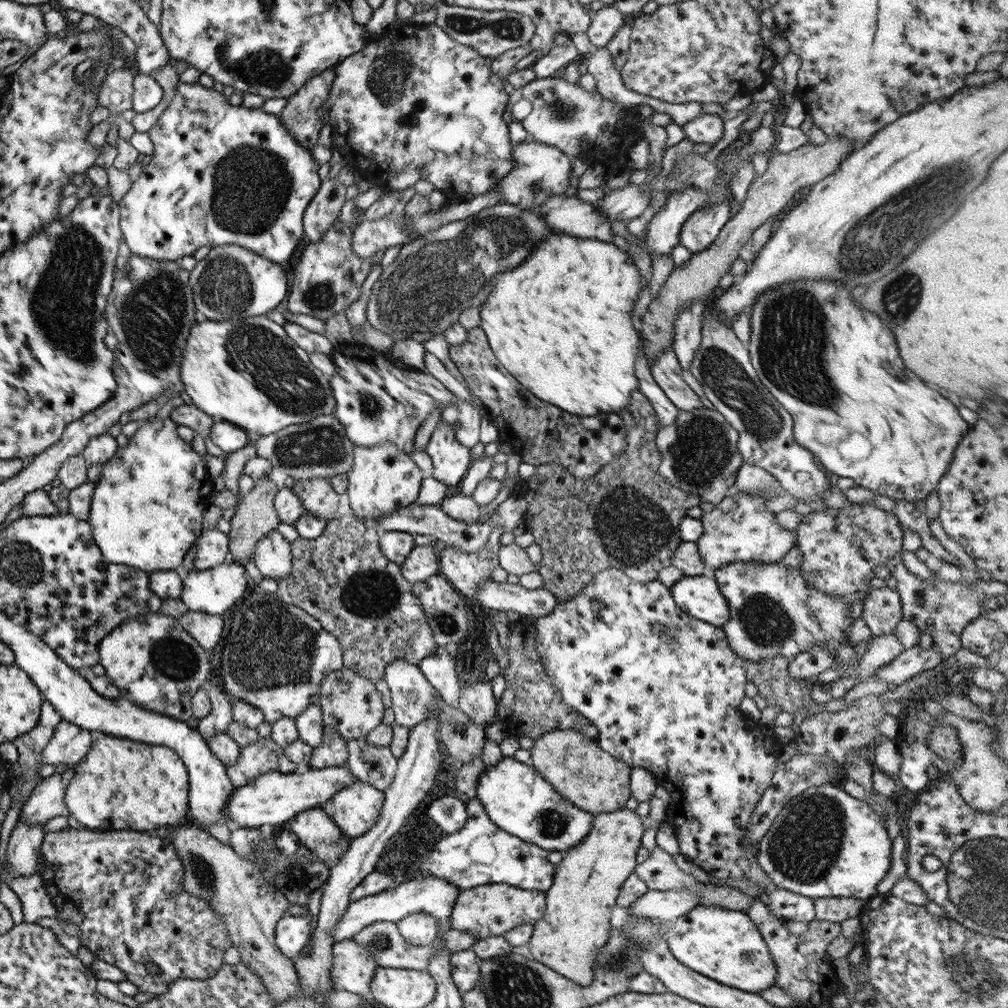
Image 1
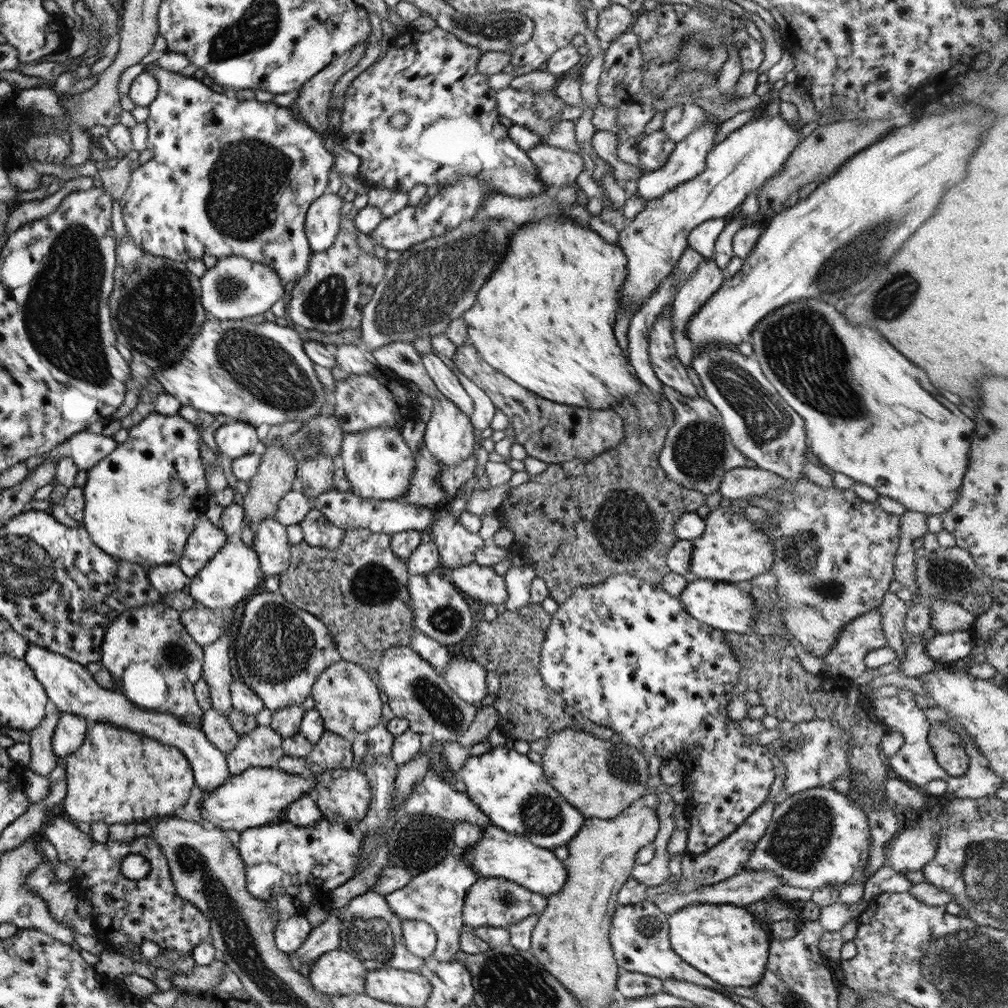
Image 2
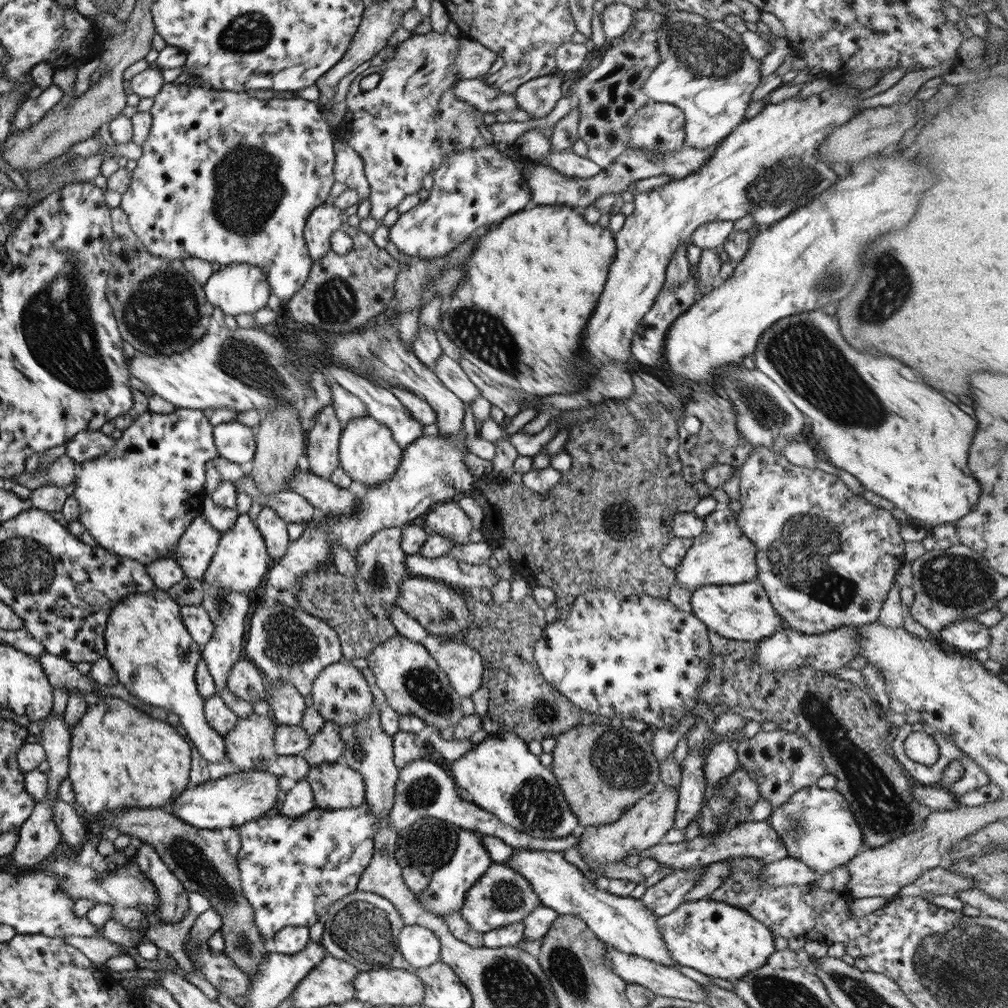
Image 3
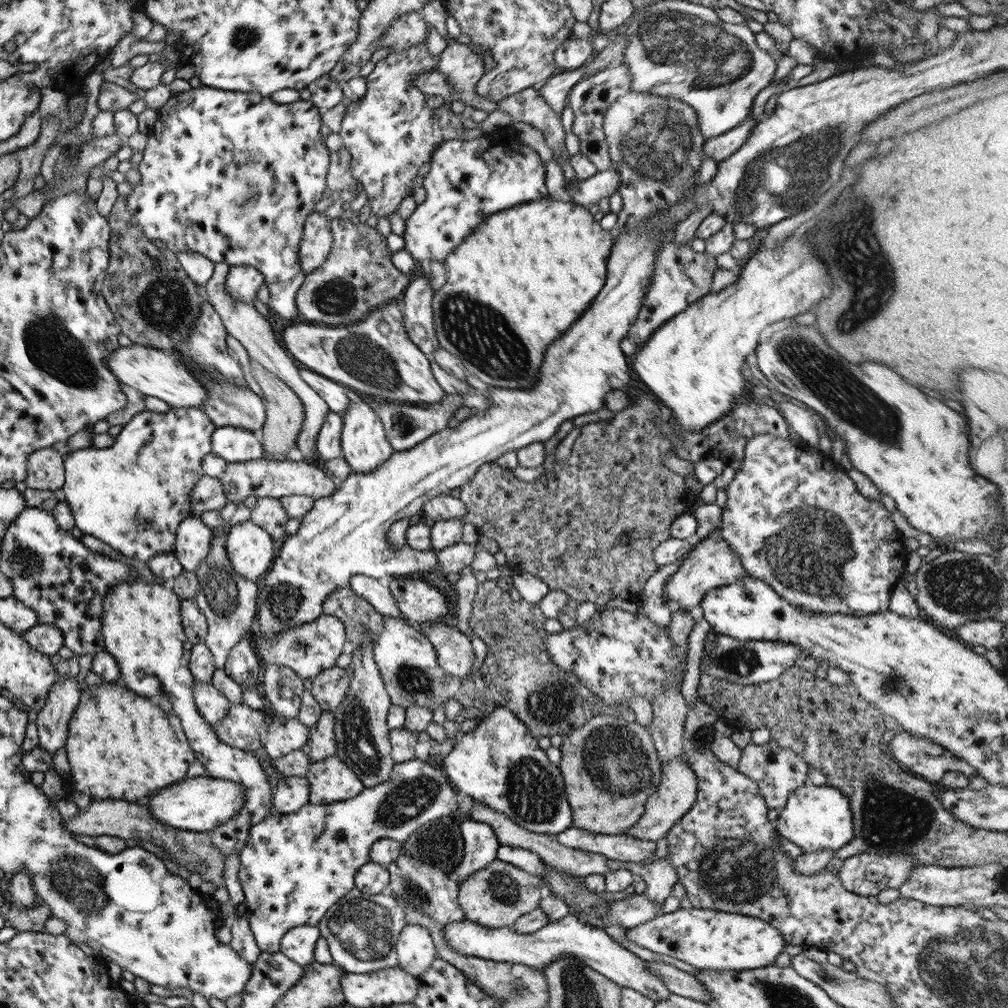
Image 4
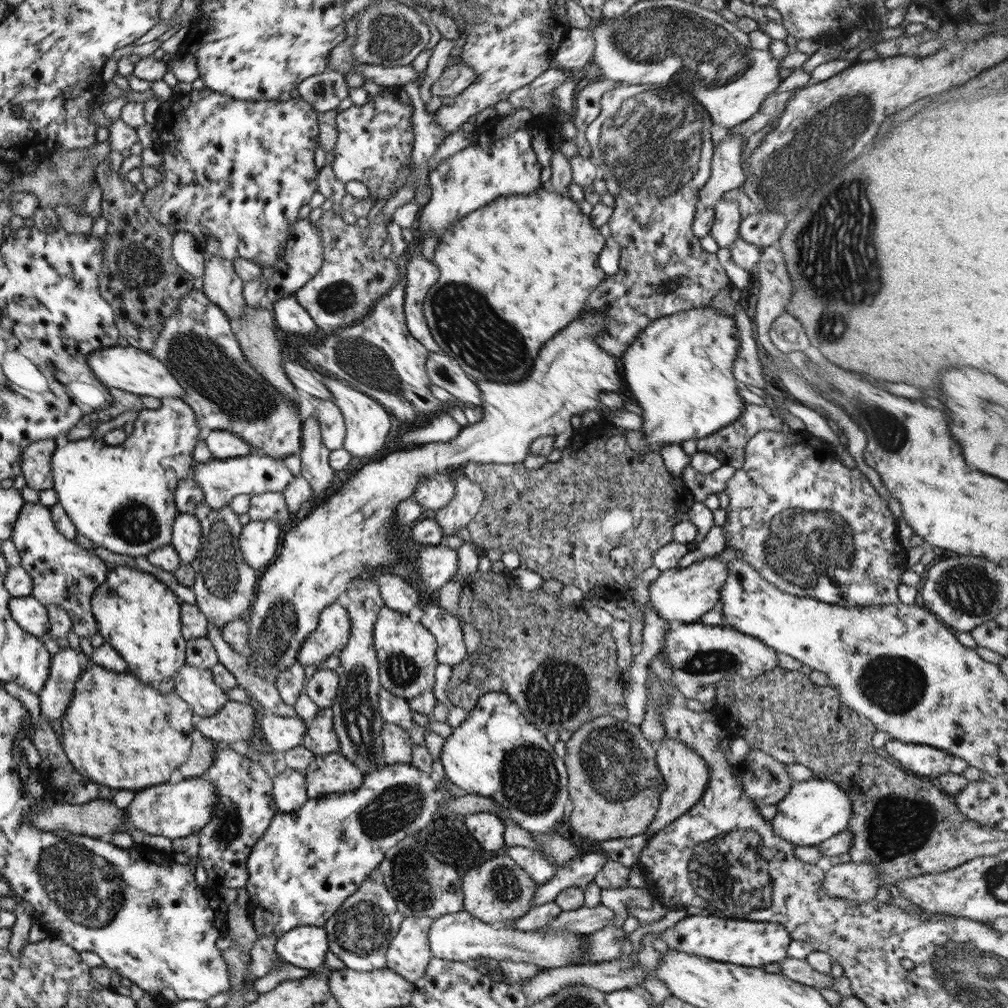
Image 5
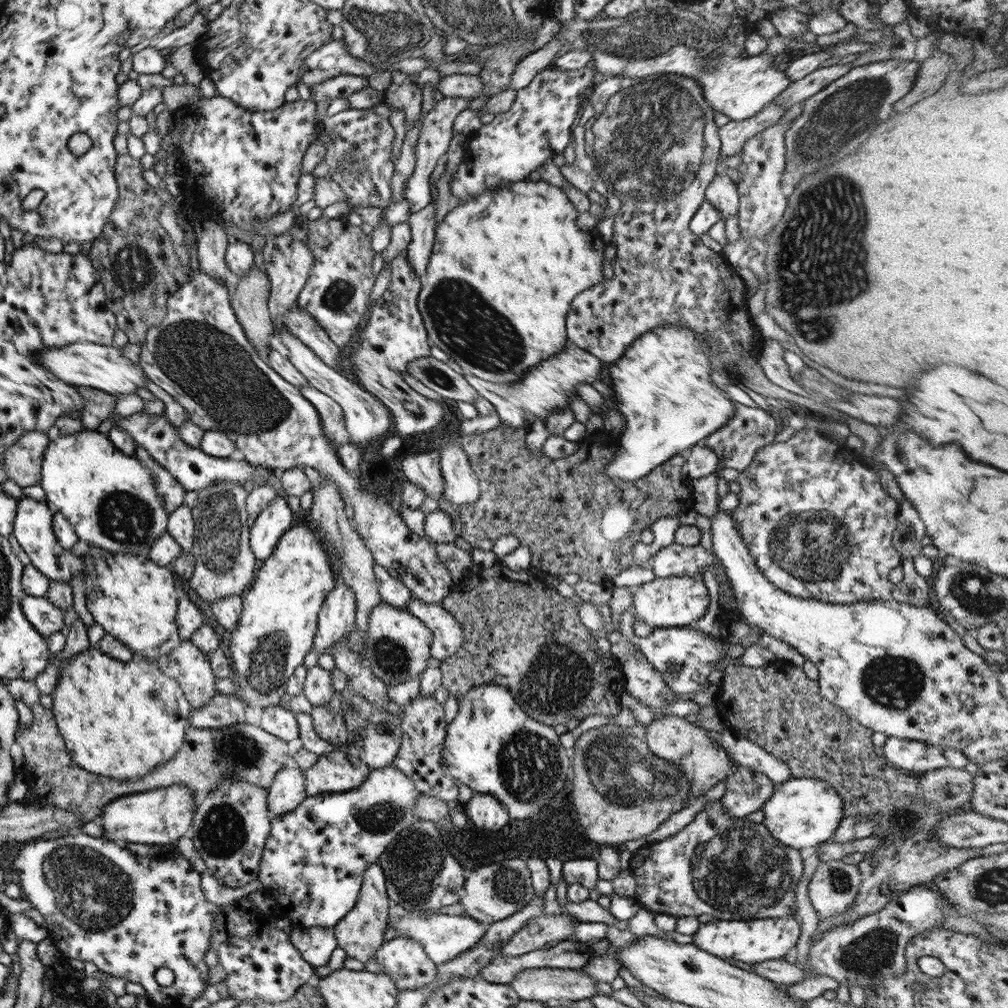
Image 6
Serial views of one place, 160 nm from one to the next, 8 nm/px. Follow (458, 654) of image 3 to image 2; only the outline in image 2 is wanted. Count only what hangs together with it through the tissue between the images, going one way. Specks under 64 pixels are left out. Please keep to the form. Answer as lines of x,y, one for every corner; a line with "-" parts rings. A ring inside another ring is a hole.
461,657
453,659
447,663
446,669
441,674
443,680
449,685
449,688
467,704
479,708
479,703
485,695
486,670
479,663

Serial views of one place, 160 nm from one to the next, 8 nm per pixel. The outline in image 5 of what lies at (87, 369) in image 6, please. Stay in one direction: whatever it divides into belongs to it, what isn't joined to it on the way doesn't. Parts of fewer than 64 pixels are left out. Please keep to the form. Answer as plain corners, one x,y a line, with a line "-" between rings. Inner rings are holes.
113,344
107,348
96,349
88,354
86,363
95,379
110,389
119,389
137,396
153,396
153,398
179,398
184,390
176,378
148,351
136,349
131,345
120,347

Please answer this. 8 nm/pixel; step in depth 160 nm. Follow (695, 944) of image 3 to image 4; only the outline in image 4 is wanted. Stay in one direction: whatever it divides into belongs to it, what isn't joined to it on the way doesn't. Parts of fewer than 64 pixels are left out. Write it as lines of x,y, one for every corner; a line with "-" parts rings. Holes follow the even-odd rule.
680,908
653,917
627,929
625,938
631,943
657,953
670,956
699,971
752,970
774,965
777,955
786,943
781,932
758,918
713,909

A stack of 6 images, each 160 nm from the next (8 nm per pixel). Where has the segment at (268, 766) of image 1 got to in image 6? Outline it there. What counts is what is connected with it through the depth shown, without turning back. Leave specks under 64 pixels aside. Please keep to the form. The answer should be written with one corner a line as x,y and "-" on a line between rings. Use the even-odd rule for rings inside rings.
218,694
210,698
199,708
192,709
188,714
188,725
197,729
221,729
235,725
237,722
245,723
245,704
235,694

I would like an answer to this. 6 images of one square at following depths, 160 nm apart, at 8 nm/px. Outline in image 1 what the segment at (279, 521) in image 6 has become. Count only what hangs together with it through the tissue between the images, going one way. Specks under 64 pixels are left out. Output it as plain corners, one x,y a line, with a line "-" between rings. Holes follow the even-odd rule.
227,553
224,561
217,566
207,570
191,570
183,578
183,586
178,600
181,601
189,611
219,615
223,614
227,608
233,606
236,600
242,599
248,585
245,579
243,564
239,564

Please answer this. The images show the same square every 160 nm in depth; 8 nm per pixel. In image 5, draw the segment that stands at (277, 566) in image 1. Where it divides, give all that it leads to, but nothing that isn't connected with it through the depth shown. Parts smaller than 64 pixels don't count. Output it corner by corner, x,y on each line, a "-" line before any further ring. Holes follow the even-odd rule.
275,492
251,495
248,514
250,521
271,520
280,524
285,523
289,517
283,494

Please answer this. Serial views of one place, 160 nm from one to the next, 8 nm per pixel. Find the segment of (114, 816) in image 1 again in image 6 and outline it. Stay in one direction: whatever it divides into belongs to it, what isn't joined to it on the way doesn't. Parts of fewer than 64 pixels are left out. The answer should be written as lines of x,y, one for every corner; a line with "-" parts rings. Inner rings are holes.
88,648
83,652
78,652
66,660
60,662
60,671
58,674
58,681
55,688
50,694
51,697
51,712
56,722
56,728
59,735
64,742
66,753
70,756
70,759
83,770
93,774
99,774
107,778
116,778
117,780
135,780
140,778
141,774
147,774
151,772
156,766
167,762
170,758
173,758
177,752
179,752
183,737
188,725
188,714
193,709
187,702
187,699
182,693
181,687
177,684
174,678
163,675
155,665
155,661
147,660
146,658
135,657
129,659
127,662
119,662
102,652
99,652
96,648

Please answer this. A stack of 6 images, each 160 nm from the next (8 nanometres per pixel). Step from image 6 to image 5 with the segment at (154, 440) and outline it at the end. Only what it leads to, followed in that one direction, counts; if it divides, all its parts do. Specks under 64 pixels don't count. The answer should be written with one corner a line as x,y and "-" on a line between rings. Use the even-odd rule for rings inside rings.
252,454
243,457
215,459
209,463
195,463
189,469
187,478
197,482
197,486
201,488
204,503
211,509
217,510
228,504
234,496
240,494
251,496
263,492
282,493
294,476
277,459
261,454

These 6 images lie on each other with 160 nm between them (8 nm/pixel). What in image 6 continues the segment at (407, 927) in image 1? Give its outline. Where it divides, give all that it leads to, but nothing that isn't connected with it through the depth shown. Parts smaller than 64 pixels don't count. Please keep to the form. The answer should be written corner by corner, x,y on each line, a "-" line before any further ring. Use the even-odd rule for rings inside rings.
394,937
383,942
363,970
387,975
400,992
421,988
436,977
436,965
411,938

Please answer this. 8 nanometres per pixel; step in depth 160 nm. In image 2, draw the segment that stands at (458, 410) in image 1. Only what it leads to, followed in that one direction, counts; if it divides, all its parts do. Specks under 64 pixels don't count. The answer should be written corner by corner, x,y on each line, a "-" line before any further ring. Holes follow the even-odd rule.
433,350
421,354
420,361
436,390
459,408
463,414
470,417
473,412
473,401
459,384
446,362

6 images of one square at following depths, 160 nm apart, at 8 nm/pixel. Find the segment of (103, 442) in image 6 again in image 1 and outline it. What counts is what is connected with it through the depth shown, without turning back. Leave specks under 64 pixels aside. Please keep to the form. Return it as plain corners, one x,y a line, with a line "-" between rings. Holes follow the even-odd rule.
169,417
142,421
137,432
127,436
126,445
103,463
99,481
92,484
86,522
105,562
131,566
146,573
173,570
181,564
190,545
198,538
203,514
211,503
214,490
210,487
206,466
191,444
175,433
176,426

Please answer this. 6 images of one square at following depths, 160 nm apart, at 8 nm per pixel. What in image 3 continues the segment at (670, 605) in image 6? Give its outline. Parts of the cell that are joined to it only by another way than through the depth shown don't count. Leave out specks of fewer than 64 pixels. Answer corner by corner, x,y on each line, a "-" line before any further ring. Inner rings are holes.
719,506
711,514
707,514
702,522
703,531
691,538
692,543
687,552
674,568
674,583
691,593
699,586
733,585
756,578
756,546
737,528
735,513
727,506

